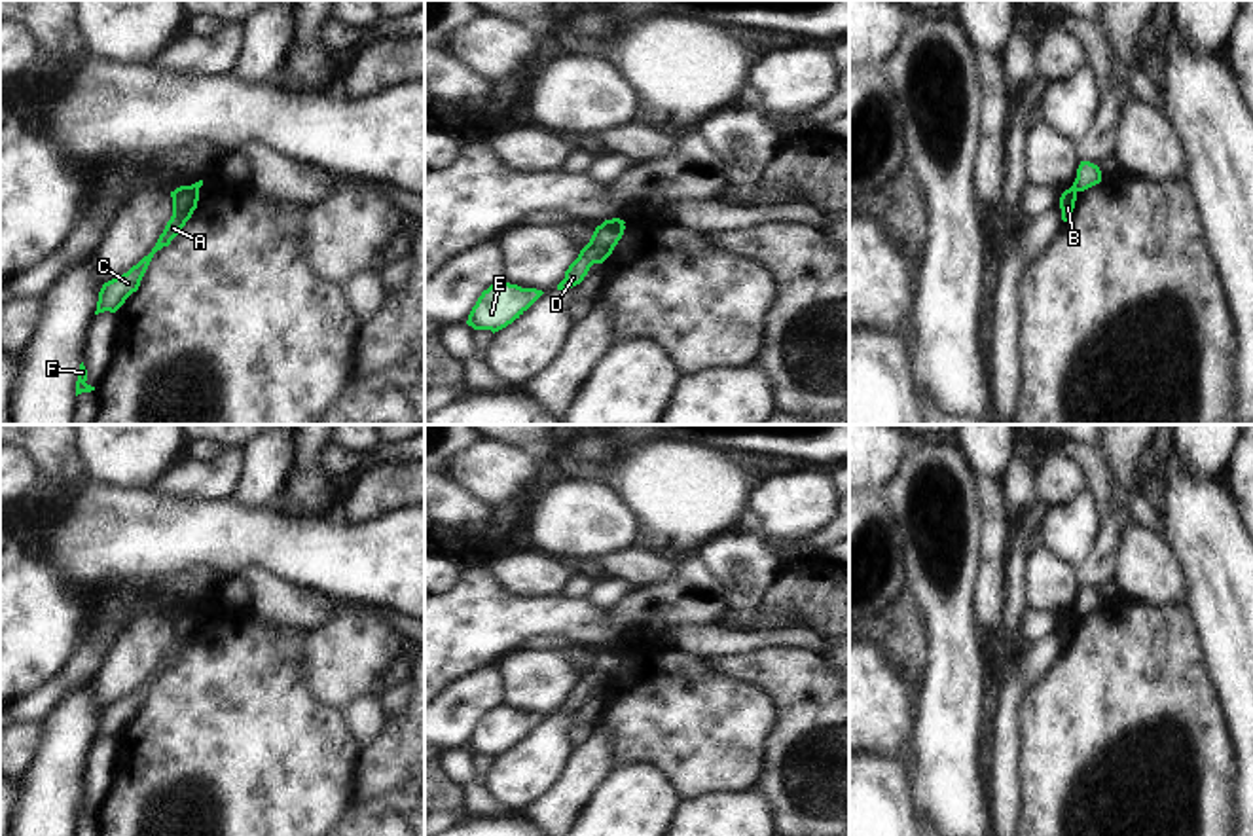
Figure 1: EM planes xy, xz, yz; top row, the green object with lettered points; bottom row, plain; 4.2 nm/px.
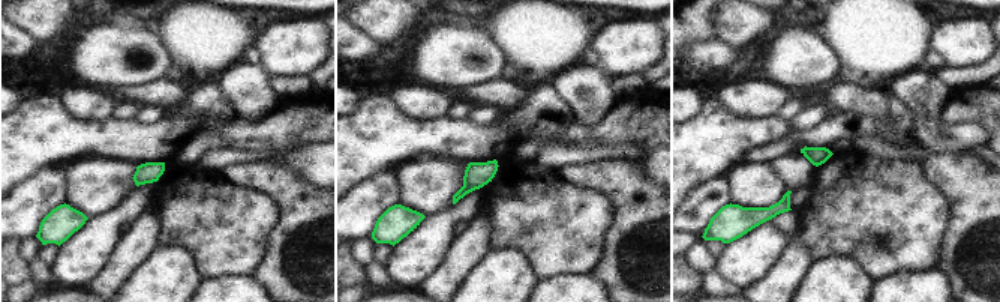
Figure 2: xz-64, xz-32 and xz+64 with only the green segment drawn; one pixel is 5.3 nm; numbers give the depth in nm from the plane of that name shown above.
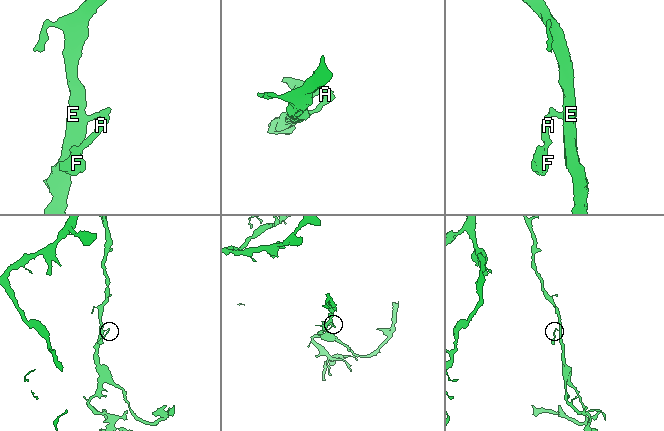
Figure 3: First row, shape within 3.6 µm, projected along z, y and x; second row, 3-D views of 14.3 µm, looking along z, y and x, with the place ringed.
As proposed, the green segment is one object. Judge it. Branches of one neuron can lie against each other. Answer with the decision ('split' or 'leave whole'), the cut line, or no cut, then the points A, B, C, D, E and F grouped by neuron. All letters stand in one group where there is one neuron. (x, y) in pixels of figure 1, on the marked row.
split; cut xz (601, 224), (622, 226); groups A B C F / D E

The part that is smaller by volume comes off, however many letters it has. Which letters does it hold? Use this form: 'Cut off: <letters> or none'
Cut off: A, B, C, F

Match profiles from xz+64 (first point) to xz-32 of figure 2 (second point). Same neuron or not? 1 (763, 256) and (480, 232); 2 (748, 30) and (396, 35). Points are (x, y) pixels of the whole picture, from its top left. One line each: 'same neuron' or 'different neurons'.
1: different neurons
2: same neuron

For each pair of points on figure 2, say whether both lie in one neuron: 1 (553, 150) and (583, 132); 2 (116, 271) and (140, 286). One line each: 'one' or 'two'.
1: two
2: two

